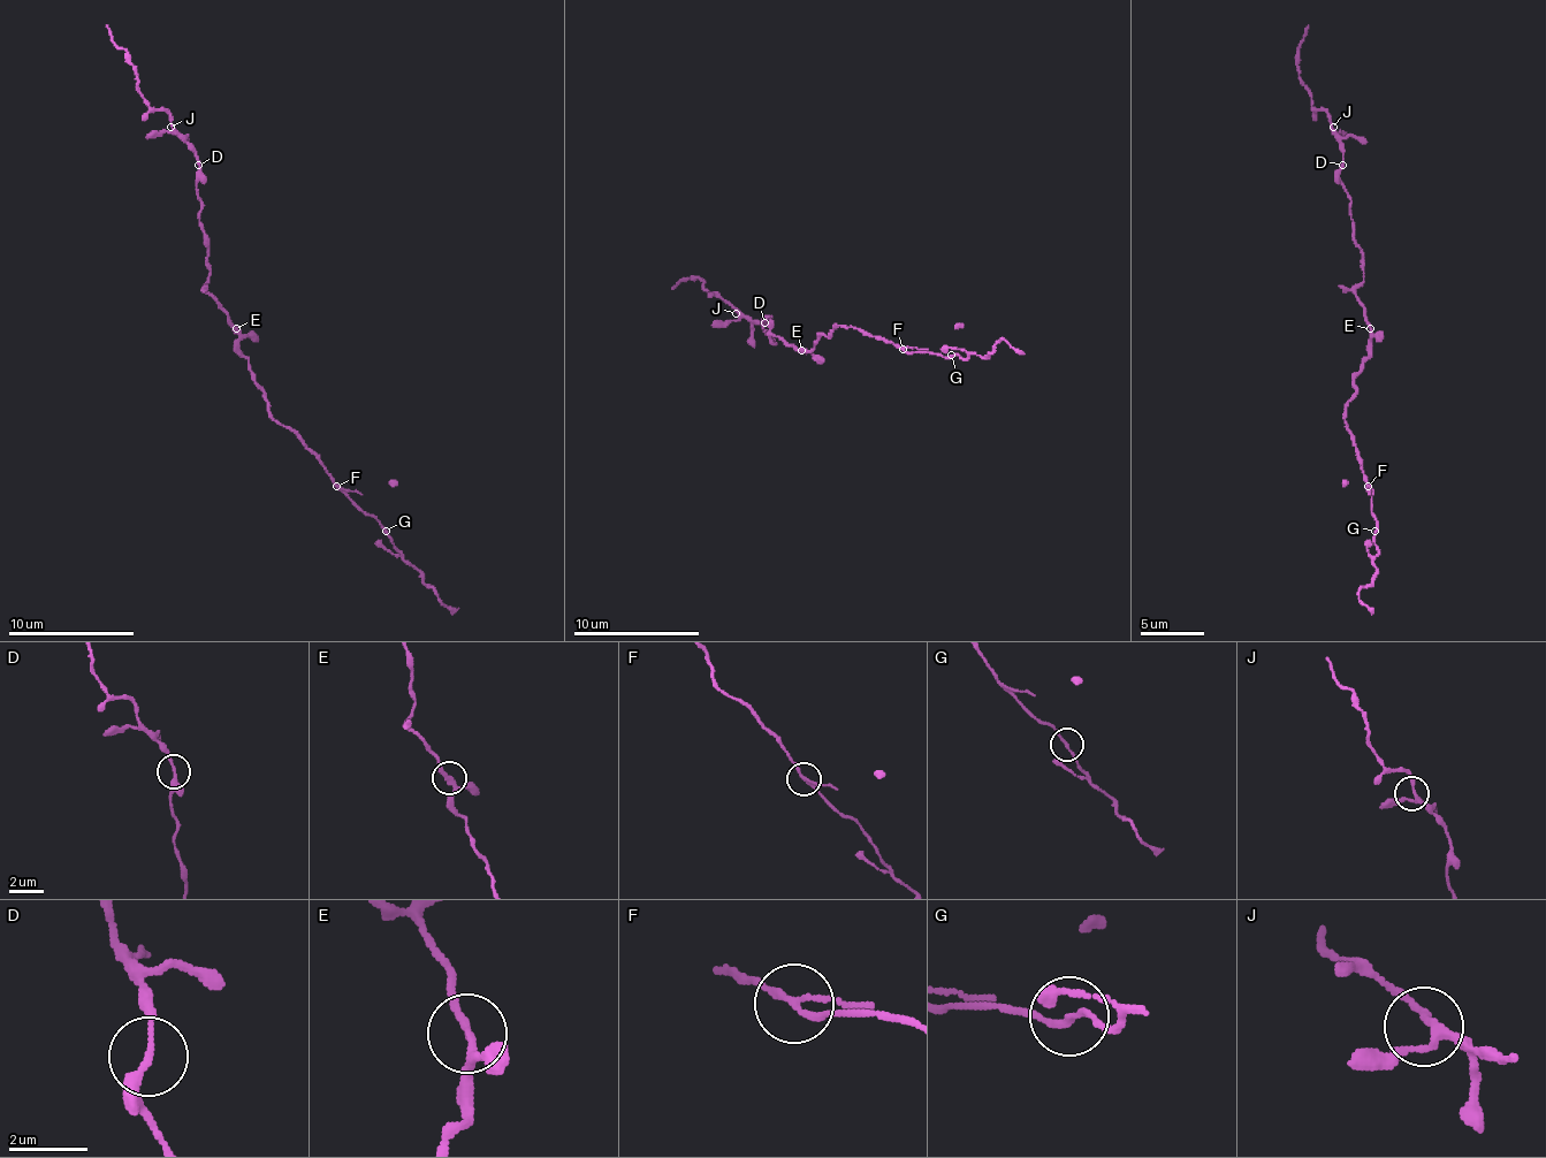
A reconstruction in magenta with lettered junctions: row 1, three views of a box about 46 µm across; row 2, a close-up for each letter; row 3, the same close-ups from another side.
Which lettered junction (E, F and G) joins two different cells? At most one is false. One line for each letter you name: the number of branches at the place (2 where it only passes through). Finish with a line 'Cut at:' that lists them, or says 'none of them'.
Cut at: none of them

